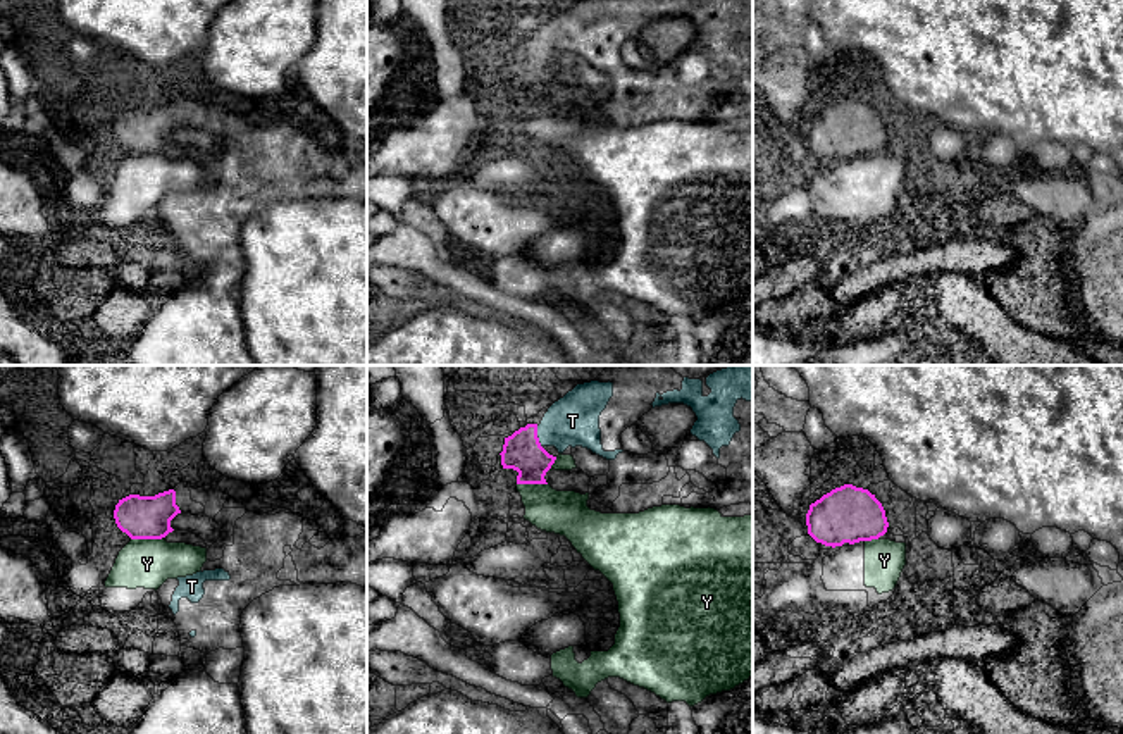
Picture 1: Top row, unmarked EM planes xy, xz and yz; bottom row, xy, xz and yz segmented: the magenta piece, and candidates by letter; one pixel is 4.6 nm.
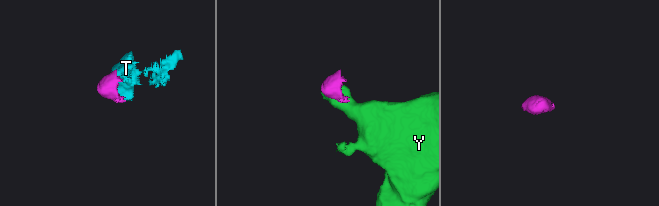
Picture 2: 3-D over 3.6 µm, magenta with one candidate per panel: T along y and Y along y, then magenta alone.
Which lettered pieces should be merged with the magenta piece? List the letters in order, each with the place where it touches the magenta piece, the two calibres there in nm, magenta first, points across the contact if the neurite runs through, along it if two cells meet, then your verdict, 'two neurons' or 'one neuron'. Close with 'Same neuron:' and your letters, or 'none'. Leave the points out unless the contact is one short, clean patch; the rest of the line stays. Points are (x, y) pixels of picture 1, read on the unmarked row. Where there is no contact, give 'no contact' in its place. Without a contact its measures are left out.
T: xz (536, 50) | 190/240 nm | across xz (522, 66), (536, 50), (572, 35) | one neuron
Y: xy (147, 152) | 200/220 nm | along xy (131, 152), (161, 154) | two neurons
Same neuron: T

